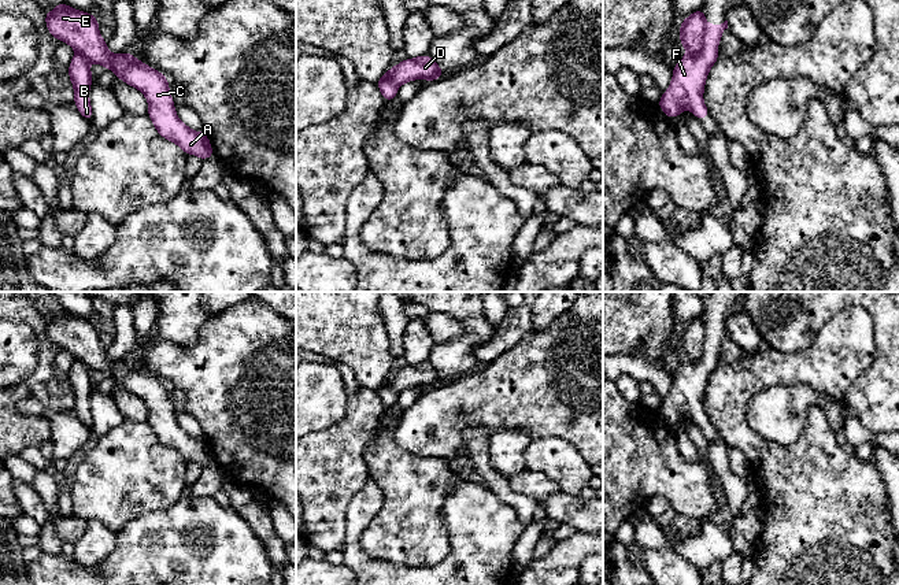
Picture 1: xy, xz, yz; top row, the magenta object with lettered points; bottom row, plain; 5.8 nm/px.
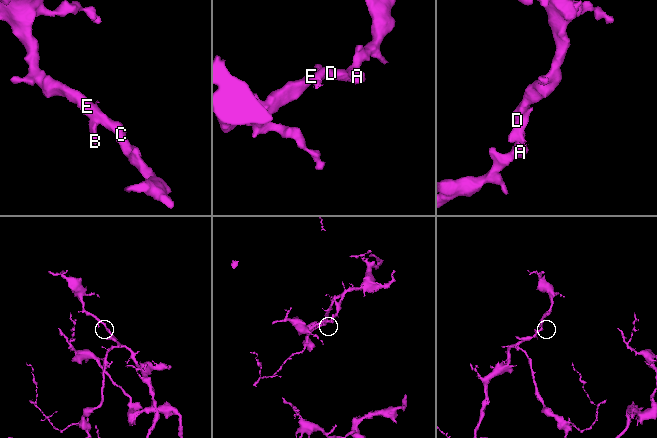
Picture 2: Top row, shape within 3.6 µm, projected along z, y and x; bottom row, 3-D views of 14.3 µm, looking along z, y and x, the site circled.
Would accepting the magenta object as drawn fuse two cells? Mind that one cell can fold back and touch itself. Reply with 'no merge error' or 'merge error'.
merge error

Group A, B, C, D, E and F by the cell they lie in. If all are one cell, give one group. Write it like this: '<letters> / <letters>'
A C D E / B F

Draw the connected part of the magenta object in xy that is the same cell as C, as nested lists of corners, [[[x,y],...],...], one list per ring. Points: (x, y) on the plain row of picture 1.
[[[62,310],[45,319],[45,330],[55,347],[64,348],[89,369],[107,374],[118,386],[138,396],[148,408],[147,423],[159,443],[178,452],[186,462],[196,462],[201,467],[214,462],[206,440],[192,437],[177,423],[167,385],[130,359],[111,360],[107,348],[99,340],[95,322]]]

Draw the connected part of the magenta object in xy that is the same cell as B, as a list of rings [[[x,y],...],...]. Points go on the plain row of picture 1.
[[[75,360],[69,373],[69,384],[74,395],[74,410],[88,429],[92,427],[89,396],[93,388],[89,370],[84,362]]]

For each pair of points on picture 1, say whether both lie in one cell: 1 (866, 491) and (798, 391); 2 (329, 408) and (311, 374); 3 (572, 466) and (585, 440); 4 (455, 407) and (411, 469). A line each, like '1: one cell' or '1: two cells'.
1: two cells
2: one cell
3: two cells
4: two cells

